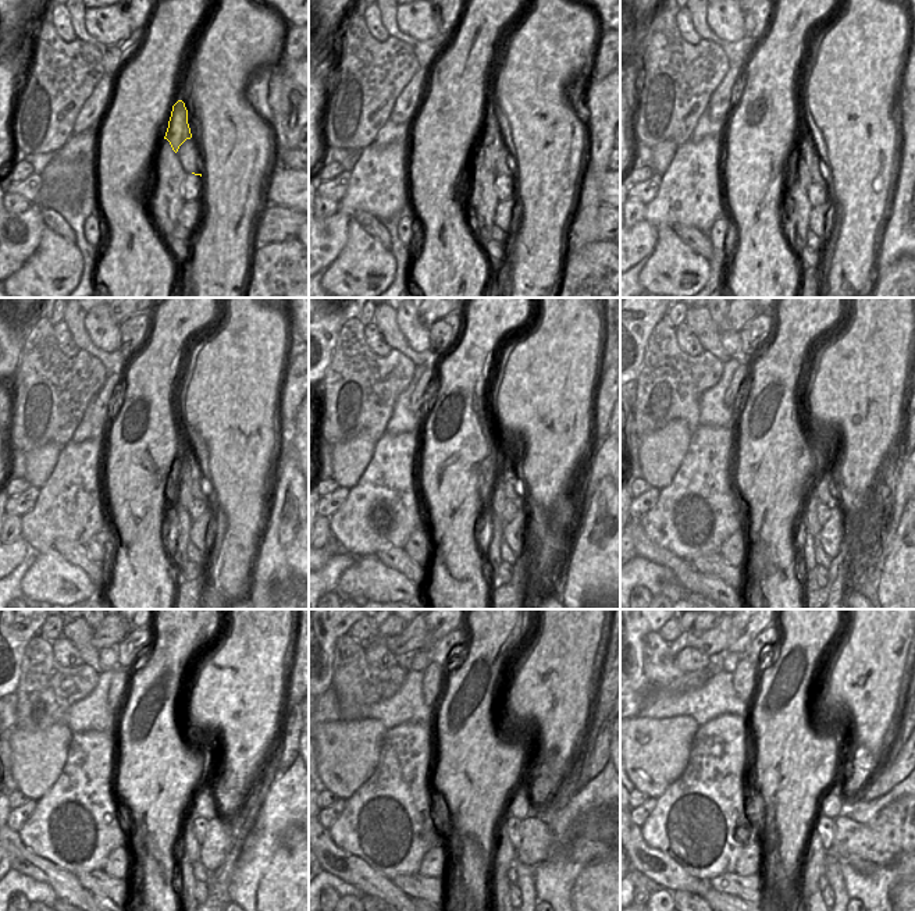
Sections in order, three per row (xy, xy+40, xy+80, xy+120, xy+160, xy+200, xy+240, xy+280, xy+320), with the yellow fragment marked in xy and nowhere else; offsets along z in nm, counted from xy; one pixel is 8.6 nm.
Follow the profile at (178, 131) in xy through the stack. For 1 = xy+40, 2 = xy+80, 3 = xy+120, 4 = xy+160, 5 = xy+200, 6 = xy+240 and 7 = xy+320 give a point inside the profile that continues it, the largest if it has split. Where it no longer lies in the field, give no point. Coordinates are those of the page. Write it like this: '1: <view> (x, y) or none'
1: xy+40 (492, 145)
2: xy+80 (808, 167)
3: xy+120 (188, 490)
4: xy+160 (501, 493)
5: xy+200 (811, 525)
6: xy+240 (191, 847)
7: xy+320 (811, 876)

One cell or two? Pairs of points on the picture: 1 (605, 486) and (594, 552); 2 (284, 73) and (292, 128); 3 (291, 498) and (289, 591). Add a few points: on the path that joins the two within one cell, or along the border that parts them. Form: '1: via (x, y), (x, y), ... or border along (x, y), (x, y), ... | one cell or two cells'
1: via (605, 502), (605, 513), (600, 519), (600, 536) | one cell
2: via (285, 86), (285, 114) | one cell
3: border along (294, 577), (278, 580), (266, 594) | two cells

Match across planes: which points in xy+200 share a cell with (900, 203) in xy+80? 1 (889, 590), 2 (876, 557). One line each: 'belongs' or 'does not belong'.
1: belongs
2: does not belong

